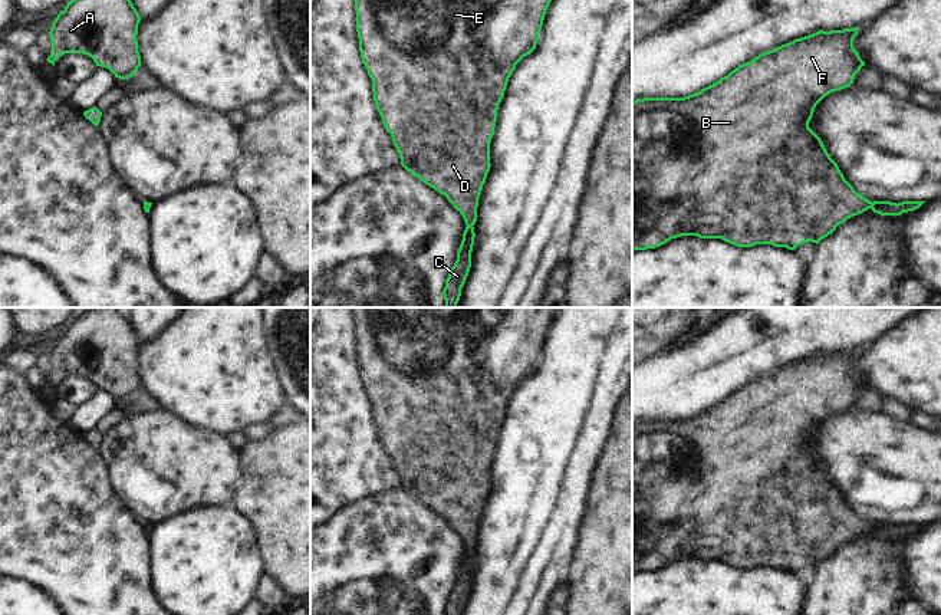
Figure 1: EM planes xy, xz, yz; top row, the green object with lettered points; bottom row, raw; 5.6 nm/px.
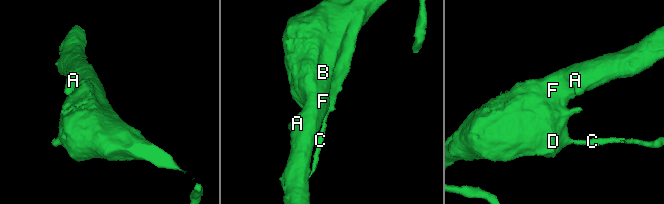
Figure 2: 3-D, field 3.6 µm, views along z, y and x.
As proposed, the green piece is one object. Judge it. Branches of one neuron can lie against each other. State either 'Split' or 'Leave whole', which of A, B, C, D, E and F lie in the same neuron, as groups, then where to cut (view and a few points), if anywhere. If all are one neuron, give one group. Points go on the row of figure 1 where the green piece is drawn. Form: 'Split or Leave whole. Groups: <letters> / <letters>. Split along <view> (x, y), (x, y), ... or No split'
Leave whole. Groups: A B C D E F. No split.

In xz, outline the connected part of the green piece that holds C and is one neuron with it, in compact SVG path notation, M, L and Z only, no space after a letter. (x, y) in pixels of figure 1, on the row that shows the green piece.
M355 0L356 32L359 37L362 63L372 79L374 101L384 126L392 137L394 145L401 158L401 165L418 177L422 182L445 195L454 208L463 216L467 226L457 251L457 260L448 272L445 287L442 290L445 308L457 308L461 289L471 267L471 251L476 237L473 226L477 221L478 198L491 167L490 142L494 135L499 105L504 96L509 78L516 69L516 65L536 49L539 33L550 1L552 0Z

